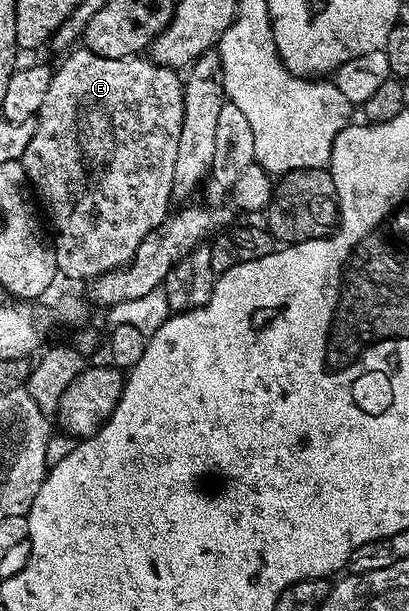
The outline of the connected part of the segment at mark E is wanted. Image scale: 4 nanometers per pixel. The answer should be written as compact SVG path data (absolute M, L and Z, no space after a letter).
M83 48L76 49L67 55L69 58L60 67L55 67L50 88L46 88L44 107L38 111L38 117L35 119L36 131L30 144L26 144L22 161L31 189L38 195L40 202L44 201L44 206L48 209L48 218L56 229L54 247L59 273L63 277L91 280L105 274L107 270L127 264L138 252L138 244L142 244L142 240L146 240L146 236L150 236L150 232L154 232L154 228L158 228L158 224L162 224L162 220L170 213L168 205L173 205L174 202L174 162L178 155L179 133L182 132L184 82L181 75L176 75L179 73L173 67L159 66L148 56L107 58Z

